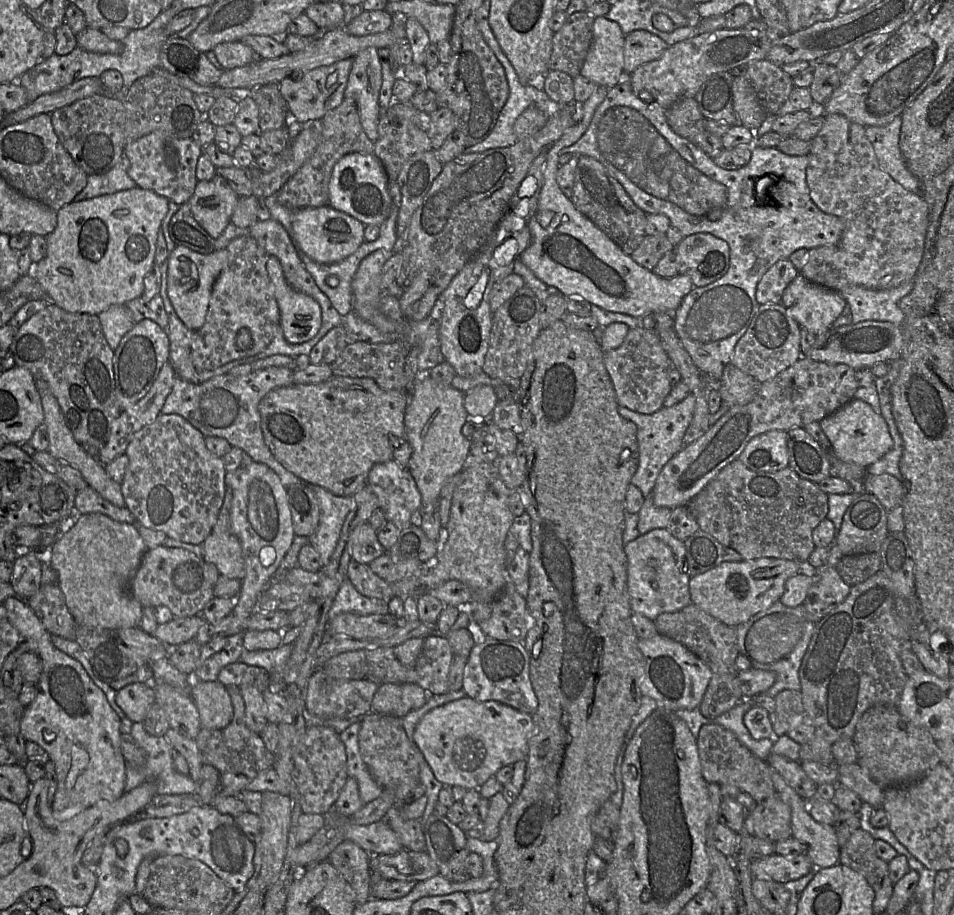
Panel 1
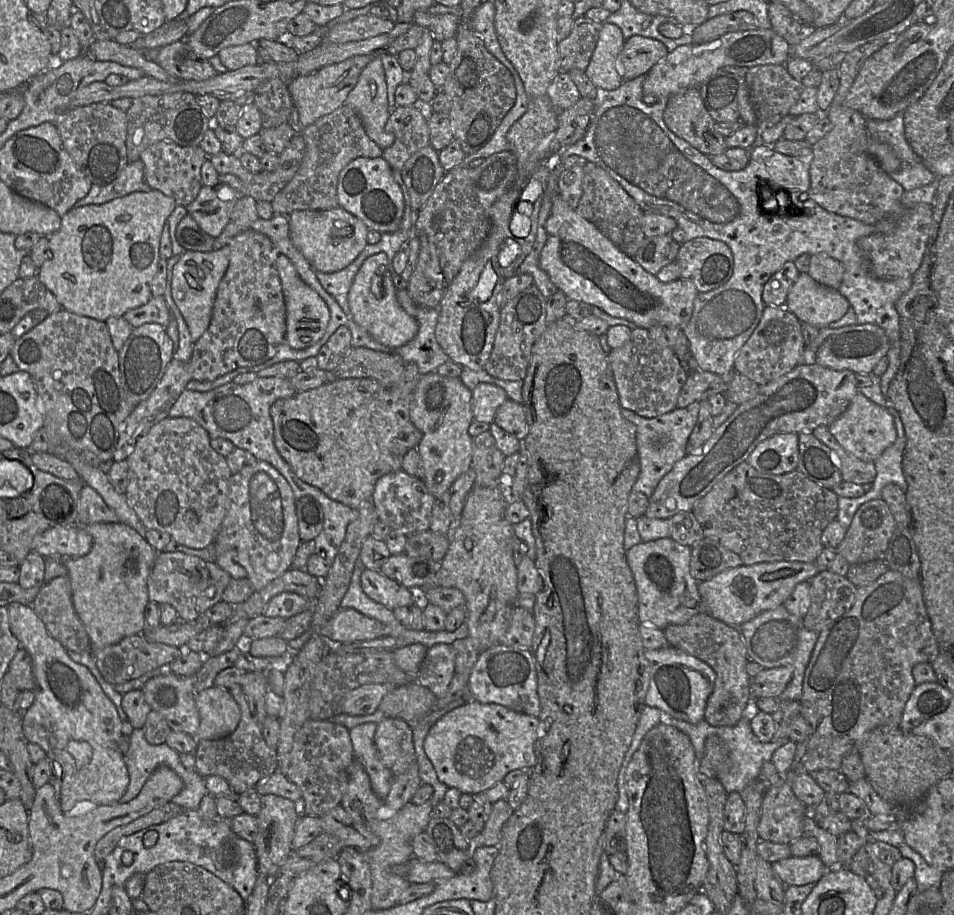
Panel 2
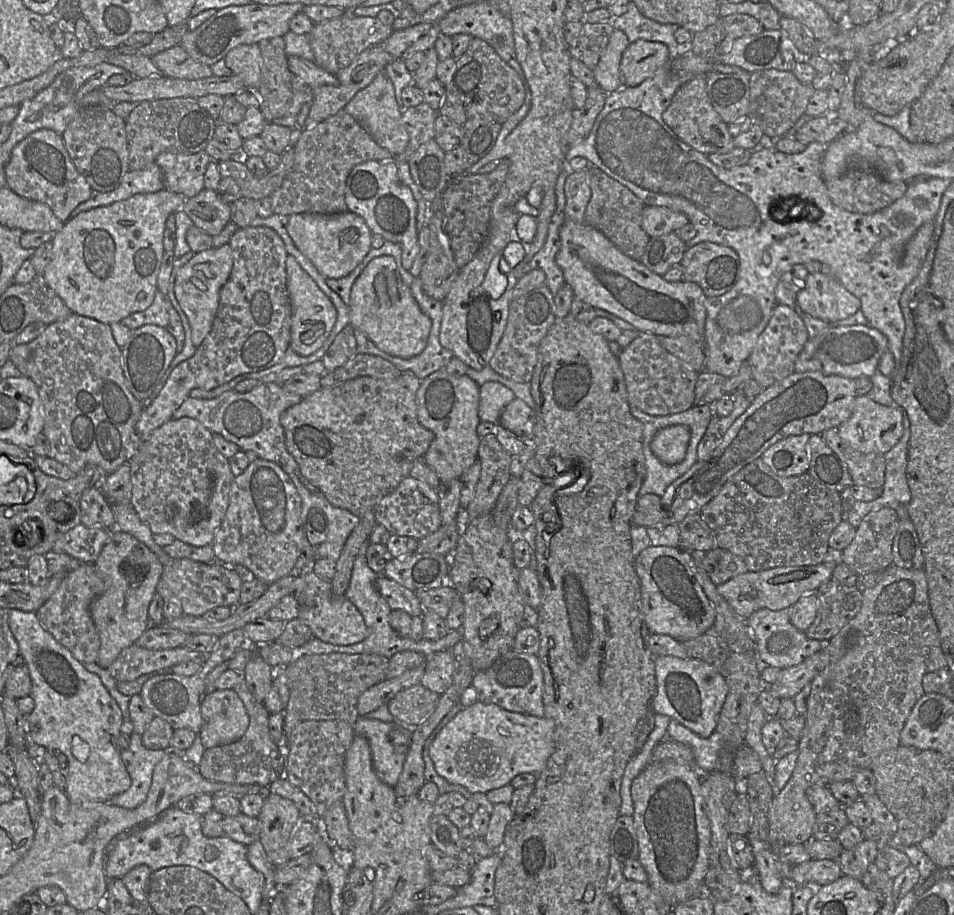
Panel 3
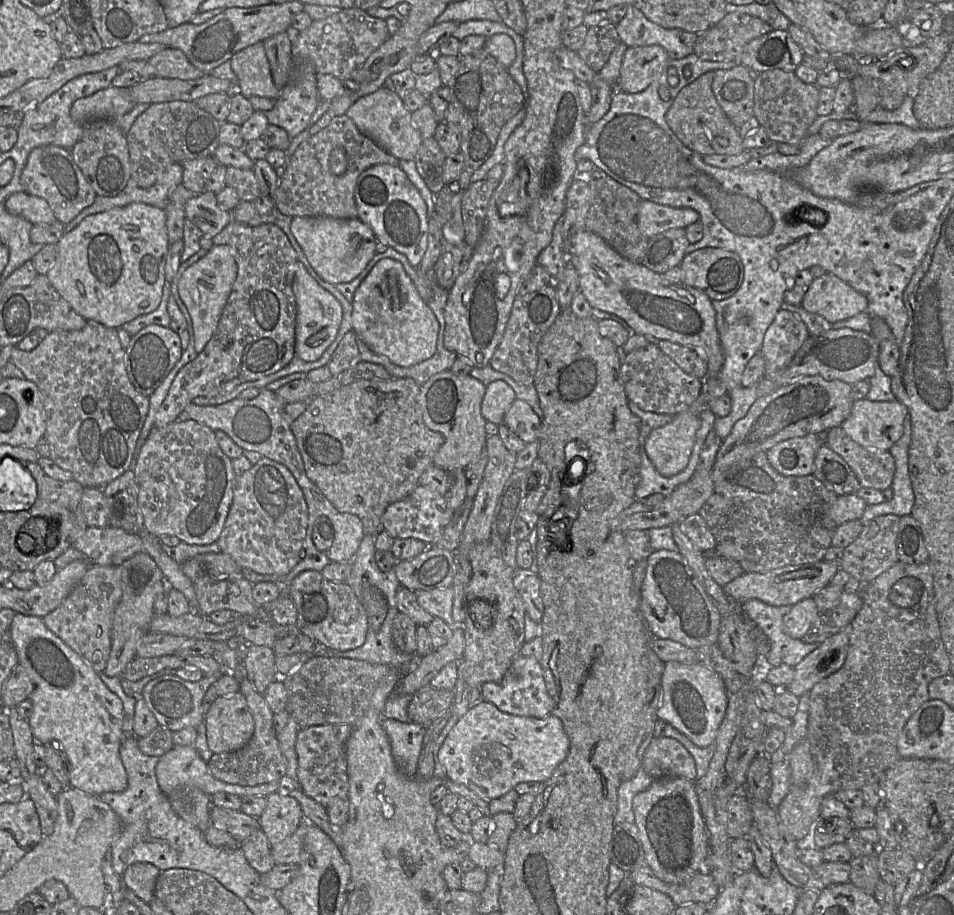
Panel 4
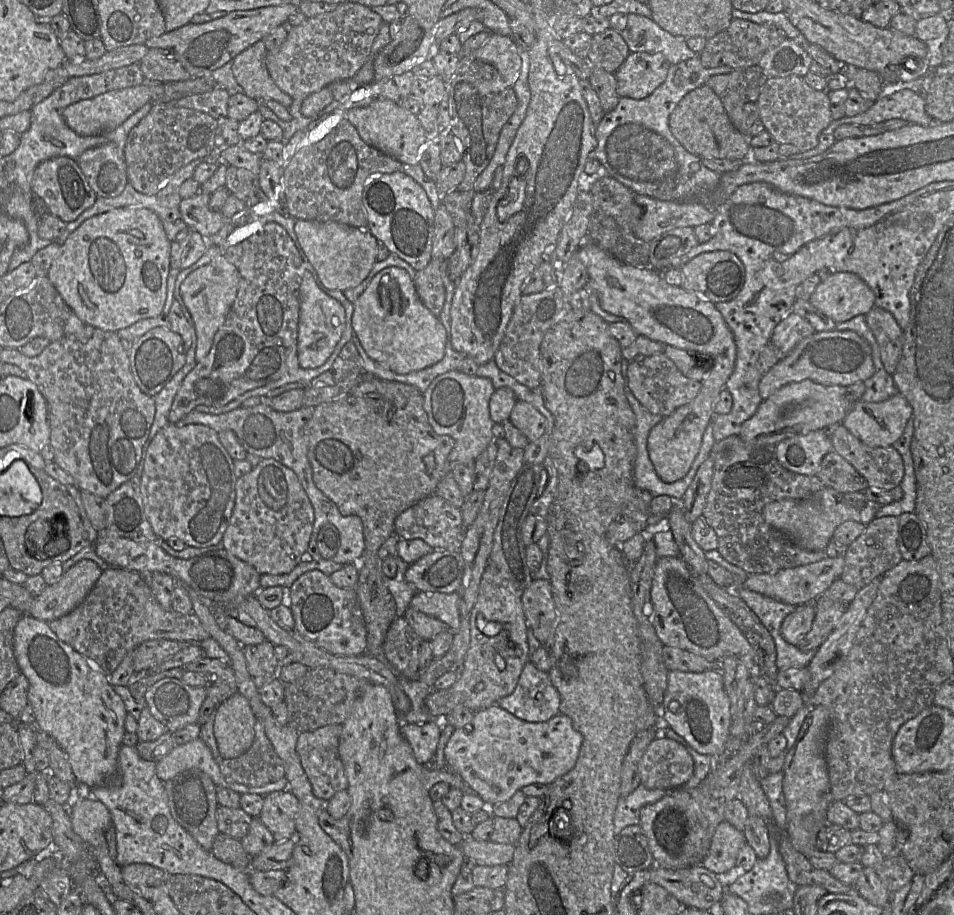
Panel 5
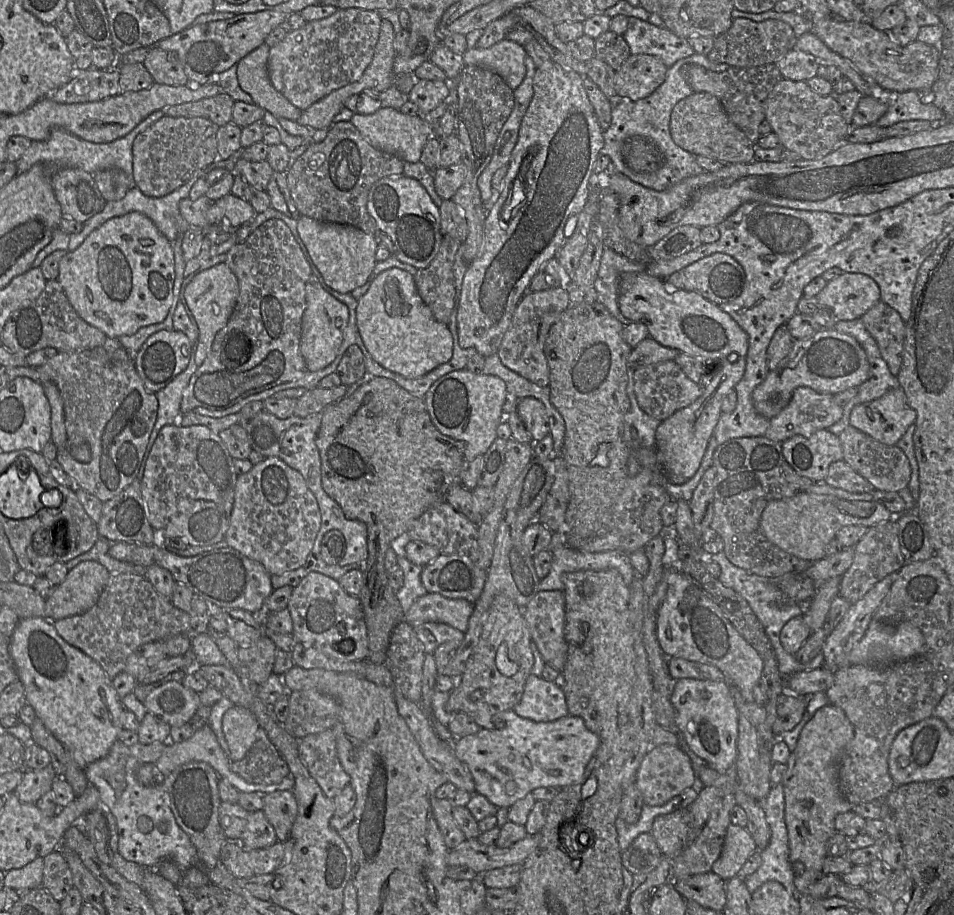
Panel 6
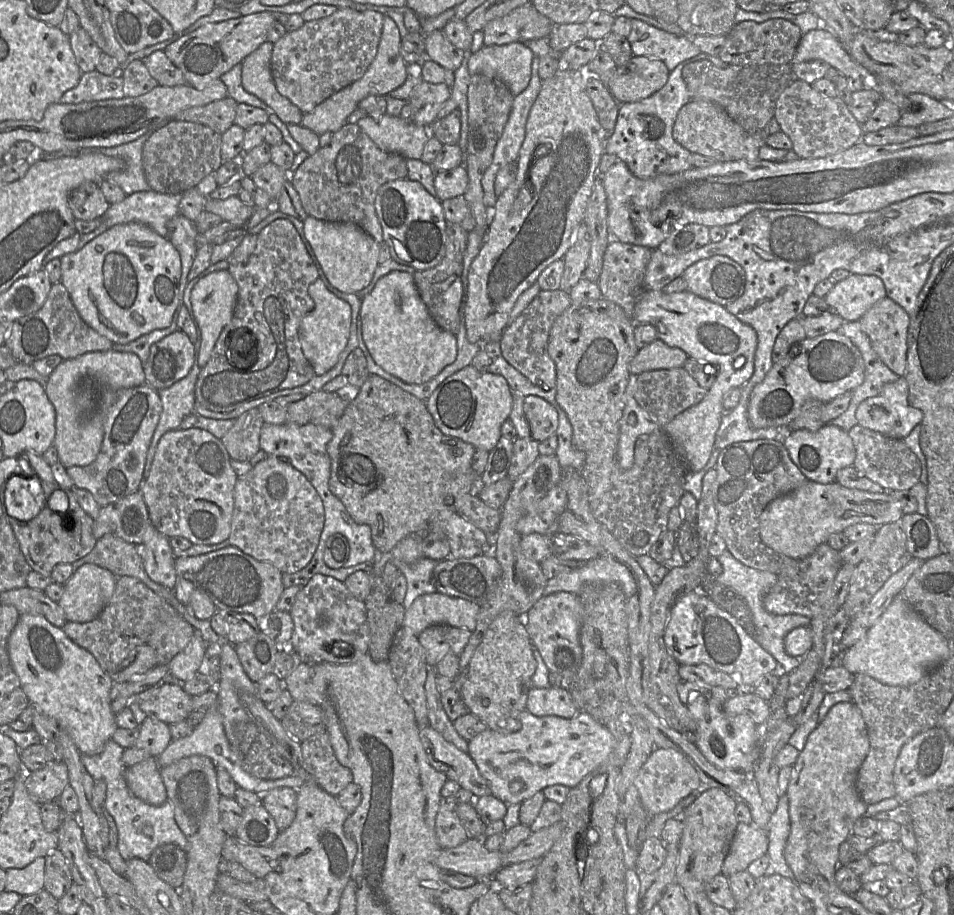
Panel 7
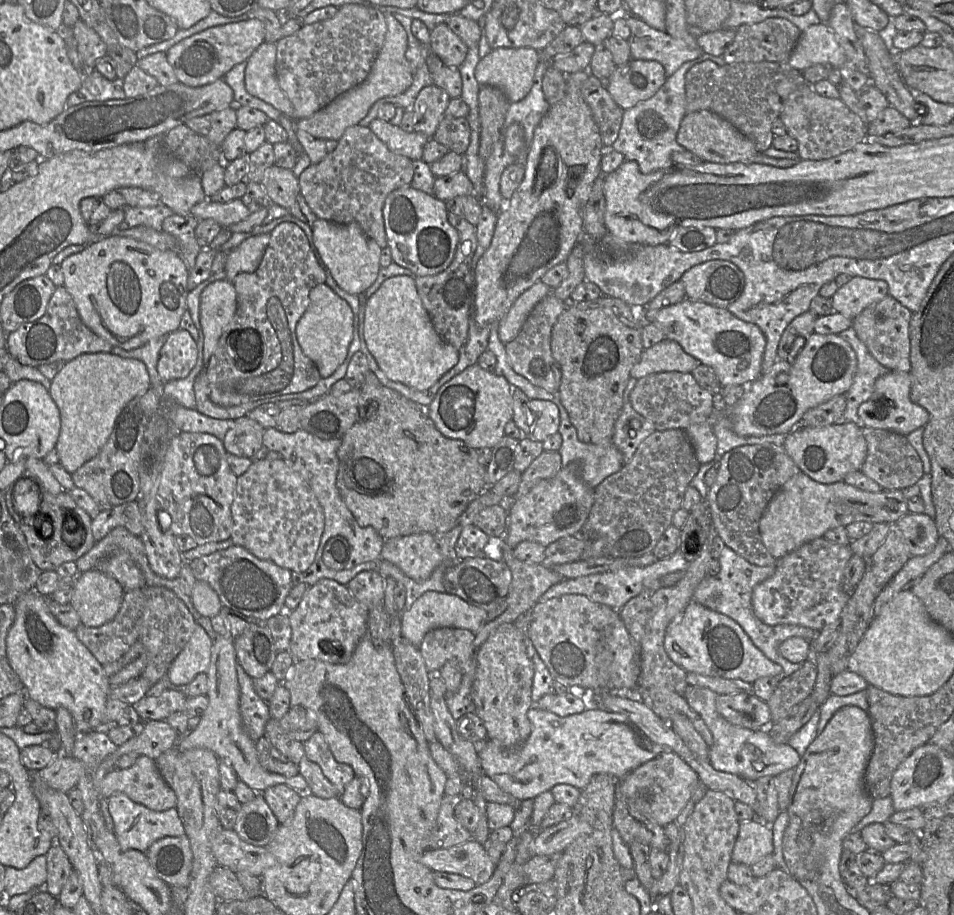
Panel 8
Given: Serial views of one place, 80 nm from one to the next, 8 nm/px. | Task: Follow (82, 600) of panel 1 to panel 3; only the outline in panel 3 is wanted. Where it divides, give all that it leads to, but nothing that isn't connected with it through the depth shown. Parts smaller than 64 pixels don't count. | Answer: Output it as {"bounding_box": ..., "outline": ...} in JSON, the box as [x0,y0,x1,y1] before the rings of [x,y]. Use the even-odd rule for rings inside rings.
{"bounding_box":[89,528,163,669],"outline":[[[116,528],[111,530],[110,540],[94,565],[103,574],[105,591],[91,602],[89,610],[100,638],[97,663],[107,669],[120,652],[133,645],[150,626],[148,609],[156,595],[163,565],[145,544]]]}

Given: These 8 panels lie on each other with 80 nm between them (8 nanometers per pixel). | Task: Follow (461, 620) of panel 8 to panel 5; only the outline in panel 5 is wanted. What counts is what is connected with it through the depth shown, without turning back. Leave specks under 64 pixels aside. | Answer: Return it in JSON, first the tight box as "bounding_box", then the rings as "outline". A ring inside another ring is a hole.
{"bounding_box":[410,591,461,632],"outline":[[[417,591],[411,600],[410,607],[446,623],[453,632],[457,631],[461,624],[459,611],[459,592],[421,592]]]}

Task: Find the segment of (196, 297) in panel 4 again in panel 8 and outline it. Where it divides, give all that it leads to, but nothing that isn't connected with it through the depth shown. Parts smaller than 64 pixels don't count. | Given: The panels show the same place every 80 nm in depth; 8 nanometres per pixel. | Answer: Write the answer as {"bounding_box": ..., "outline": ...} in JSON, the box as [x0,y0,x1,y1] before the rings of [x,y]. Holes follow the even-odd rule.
{"bounding_box":[200,279,237,366],"outline":[[[223,279],[210,283],[201,293],[200,324],[204,339],[203,360],[206,366],[219,338],[237,309],[237,294],[232,282]]]}

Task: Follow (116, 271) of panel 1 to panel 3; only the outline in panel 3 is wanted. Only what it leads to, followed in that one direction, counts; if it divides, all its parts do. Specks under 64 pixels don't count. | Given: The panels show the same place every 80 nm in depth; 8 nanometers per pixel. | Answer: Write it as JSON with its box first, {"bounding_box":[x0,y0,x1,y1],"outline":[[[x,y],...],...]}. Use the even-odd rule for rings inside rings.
{"bounding_box":[42,190,186,324],"outline":[[[161,190],[136,194],[126,200],[79,213],[54,234],[51,241],[52,257],[42,277],[72,313],[104,324],[122,322],[129,315],[146,310],[153,303],[157,292],[166,221],[171,214],[182,209],[185,201],[186,198],[181,194]]]}

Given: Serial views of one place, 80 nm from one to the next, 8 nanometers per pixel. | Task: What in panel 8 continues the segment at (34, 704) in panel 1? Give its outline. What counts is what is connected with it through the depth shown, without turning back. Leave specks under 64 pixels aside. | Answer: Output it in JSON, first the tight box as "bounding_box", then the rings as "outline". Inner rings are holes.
{"bounding_box":[6,590,112,733],"outline":[[[35,590],[22,594],[14,603],[16,617],[6,638],[7,658],[19,676],[25,696],[44,707],[66,708],[72,715],[76,733],[109,727],[106,703],[112,686],[103,666],[77,638],[50,612],[46,597]]]}

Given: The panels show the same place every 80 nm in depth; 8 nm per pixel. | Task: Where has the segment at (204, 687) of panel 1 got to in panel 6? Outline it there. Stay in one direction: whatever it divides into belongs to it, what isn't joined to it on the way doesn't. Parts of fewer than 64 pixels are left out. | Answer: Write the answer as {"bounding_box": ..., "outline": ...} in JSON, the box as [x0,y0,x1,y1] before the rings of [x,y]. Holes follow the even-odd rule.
{"bounding_box":[222,705,259,761],"outline":[[[234,705],[222,718],[222,730],[229,747],[230,761],[241,760],[256,741],[259,722],[251,709]]]}

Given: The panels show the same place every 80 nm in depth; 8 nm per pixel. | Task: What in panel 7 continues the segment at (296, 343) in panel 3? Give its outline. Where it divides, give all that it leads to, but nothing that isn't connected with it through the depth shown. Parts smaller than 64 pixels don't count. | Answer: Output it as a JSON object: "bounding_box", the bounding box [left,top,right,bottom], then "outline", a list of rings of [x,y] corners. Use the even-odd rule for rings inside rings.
{"bounding_box":[299,278,351,375],"outline":[[[320,278],[308,287],[313,300],[313,309],[302,319],[299,326],[299,340],[304,356],[312,365],[316,375],[323,375],[339,361],[347,345],[351,326],[351,306],[330,292]]]}

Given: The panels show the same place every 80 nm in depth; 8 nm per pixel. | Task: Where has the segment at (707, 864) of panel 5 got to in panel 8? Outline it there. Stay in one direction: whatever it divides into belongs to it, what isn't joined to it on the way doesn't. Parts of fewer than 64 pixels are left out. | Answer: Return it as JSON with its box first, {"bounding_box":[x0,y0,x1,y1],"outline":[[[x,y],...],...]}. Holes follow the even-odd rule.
{"bounding_box":[731,819,774,866],"outline":[[[758,819],[740,823],[731,862],[753,866],[774,850],[773,832],[769,824]]]}

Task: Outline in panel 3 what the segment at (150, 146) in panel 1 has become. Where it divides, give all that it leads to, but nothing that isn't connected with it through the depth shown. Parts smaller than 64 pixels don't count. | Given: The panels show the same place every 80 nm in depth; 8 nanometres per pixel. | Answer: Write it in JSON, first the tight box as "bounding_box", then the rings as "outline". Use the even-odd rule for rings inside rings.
{"bounding_box":[155,151,211,199],"outline":[[[205,151],[196,154],[163,152],[155,159],[155,164],[163,175],[163,190],[190,199],[204,189],[204,175],[211,161]]]}

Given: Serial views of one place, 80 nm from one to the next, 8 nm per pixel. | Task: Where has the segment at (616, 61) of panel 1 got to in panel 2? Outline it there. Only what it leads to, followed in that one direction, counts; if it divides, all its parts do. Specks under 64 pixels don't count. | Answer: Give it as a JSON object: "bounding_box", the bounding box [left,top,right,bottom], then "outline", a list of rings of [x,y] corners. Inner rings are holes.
{"bounding_box":[584,22,624,91],"outline":[[[604,22],[590,63],[584,71],[600,91],[615,90],[622,84],[619,54],[624,43],[621,29]]]}

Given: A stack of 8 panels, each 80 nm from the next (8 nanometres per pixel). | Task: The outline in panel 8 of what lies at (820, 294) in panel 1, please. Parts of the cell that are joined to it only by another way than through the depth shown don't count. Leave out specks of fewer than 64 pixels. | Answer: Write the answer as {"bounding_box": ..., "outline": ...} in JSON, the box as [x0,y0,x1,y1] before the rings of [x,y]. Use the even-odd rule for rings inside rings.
{"bounding_box":[831,277,888,319],"outline":[[[852,277],[831,297],[832,307],[847,318],[854,319],[870,305],[888,295],[884,280]]]}

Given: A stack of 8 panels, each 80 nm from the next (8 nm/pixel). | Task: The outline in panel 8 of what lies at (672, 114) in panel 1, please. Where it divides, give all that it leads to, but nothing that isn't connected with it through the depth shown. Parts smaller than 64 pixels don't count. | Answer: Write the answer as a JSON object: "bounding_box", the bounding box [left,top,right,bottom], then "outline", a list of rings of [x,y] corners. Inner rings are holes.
{"bounding_box":[676,110,758,164],"outline":[[[708,110],[686,113],[680,123],[676,140],[678,144],[698,156],[703,162],[749,164],[754,162],[758,154],[754,143],[749,138],[728,121]]]}

